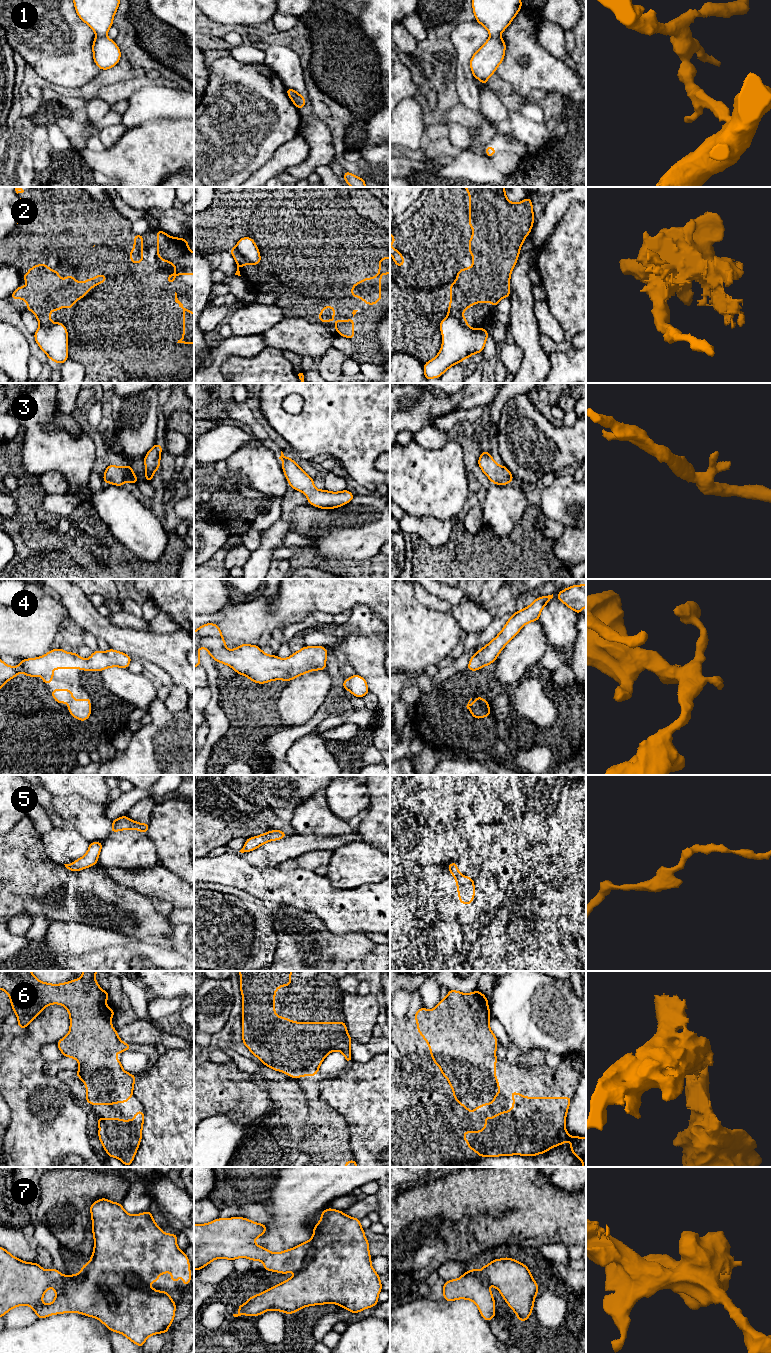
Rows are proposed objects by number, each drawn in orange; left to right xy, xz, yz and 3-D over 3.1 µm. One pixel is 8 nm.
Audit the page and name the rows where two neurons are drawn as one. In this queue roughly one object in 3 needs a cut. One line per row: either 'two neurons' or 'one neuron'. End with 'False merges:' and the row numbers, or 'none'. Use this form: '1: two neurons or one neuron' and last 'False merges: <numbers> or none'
1: two neurons
2: two neurons
3: one neuron
4: one neuron
5: one neuron
6: one neuron
7: one neuron
False merges: 1, 2

